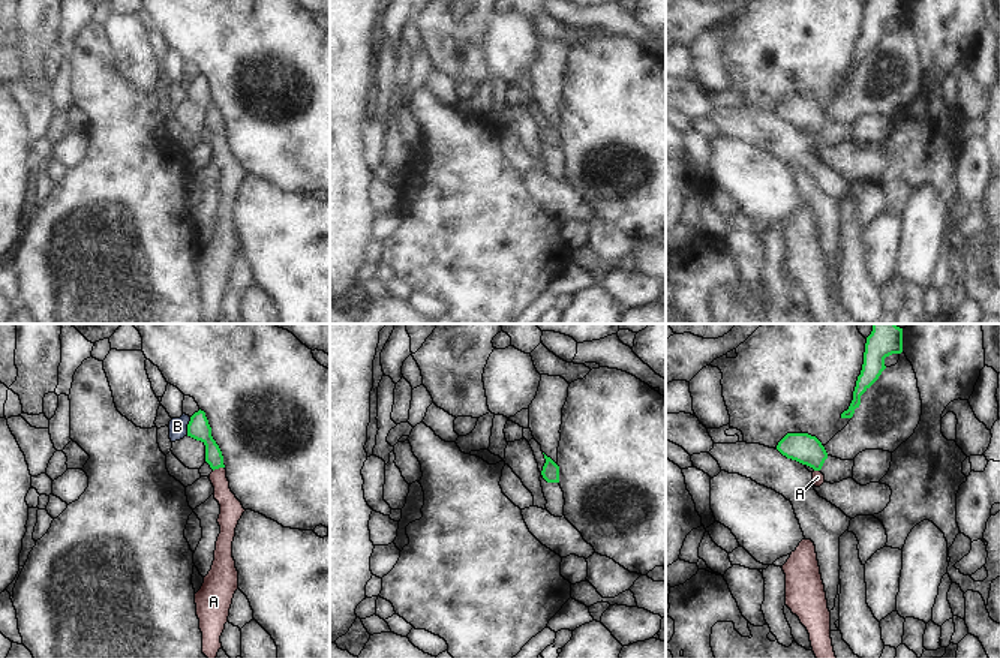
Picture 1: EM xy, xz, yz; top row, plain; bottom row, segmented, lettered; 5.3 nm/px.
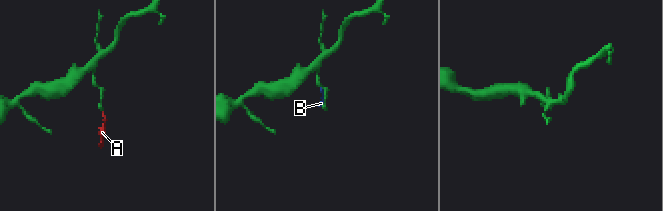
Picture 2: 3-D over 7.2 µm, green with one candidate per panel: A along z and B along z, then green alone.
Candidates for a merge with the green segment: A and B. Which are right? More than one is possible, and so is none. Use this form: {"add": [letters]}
{"add": ["A"]}

